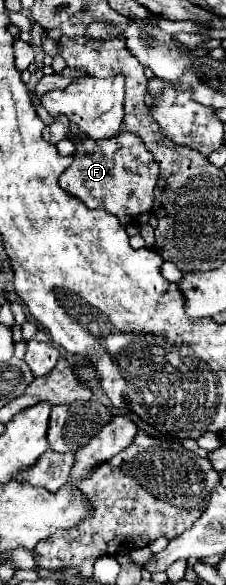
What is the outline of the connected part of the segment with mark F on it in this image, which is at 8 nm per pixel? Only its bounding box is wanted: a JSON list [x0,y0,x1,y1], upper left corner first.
[59,129,159,227]

